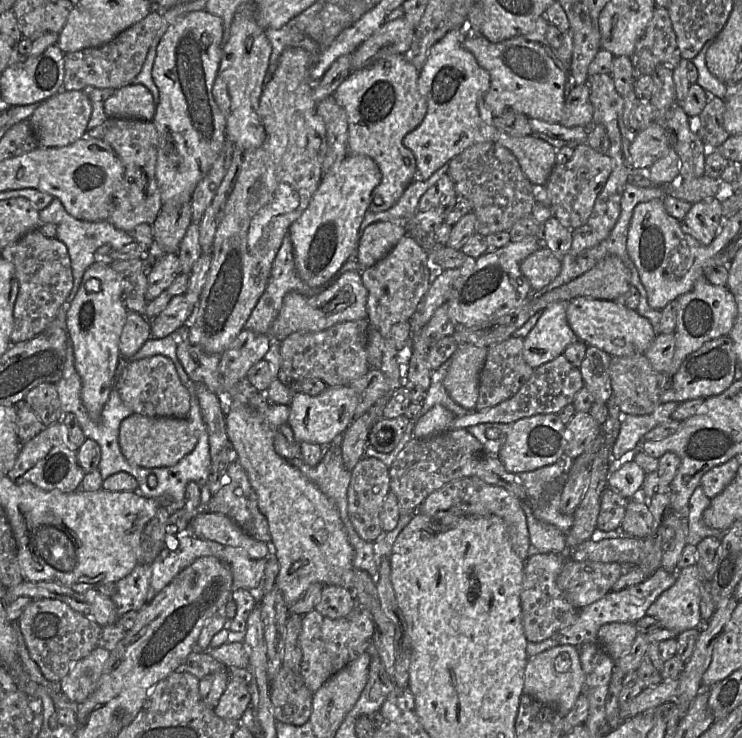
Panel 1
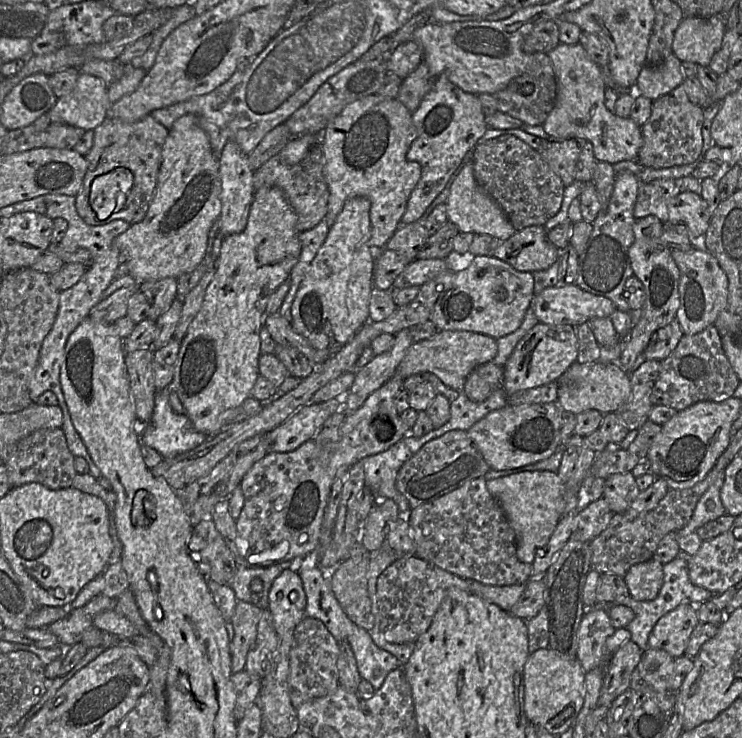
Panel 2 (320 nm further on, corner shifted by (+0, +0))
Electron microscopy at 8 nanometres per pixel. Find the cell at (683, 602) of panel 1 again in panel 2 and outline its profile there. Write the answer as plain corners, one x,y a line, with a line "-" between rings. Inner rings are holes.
681,604
662,616
648,638
648,648
661,649
673,658
685,654
690,636
698,625
697,605

